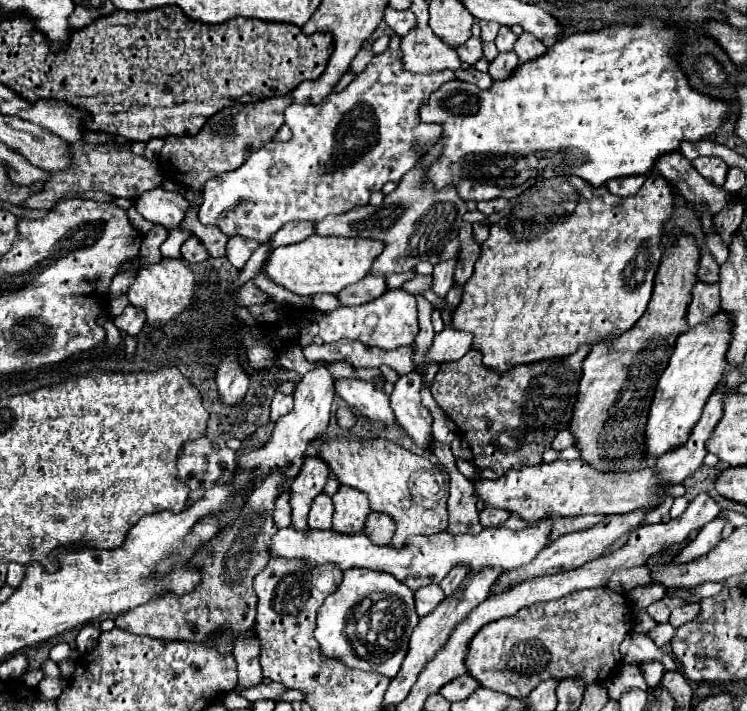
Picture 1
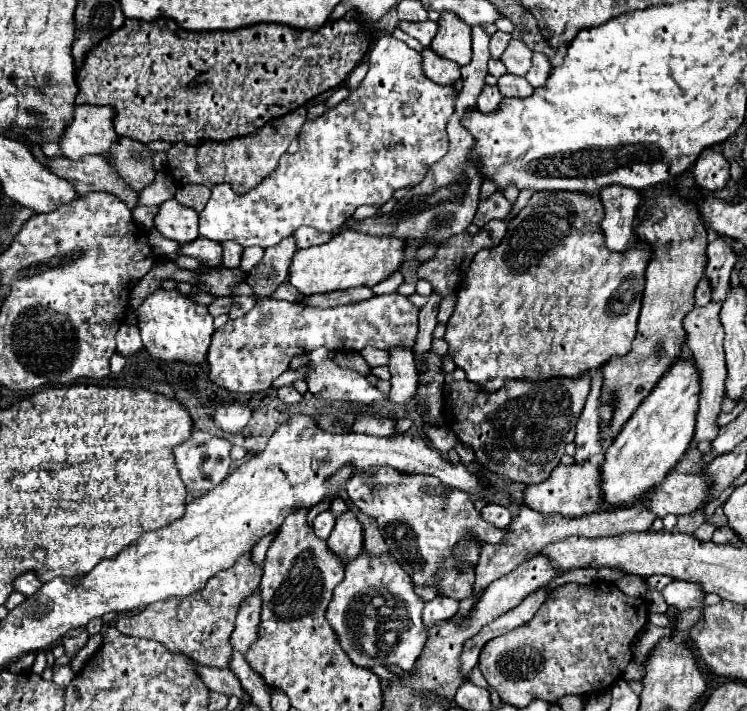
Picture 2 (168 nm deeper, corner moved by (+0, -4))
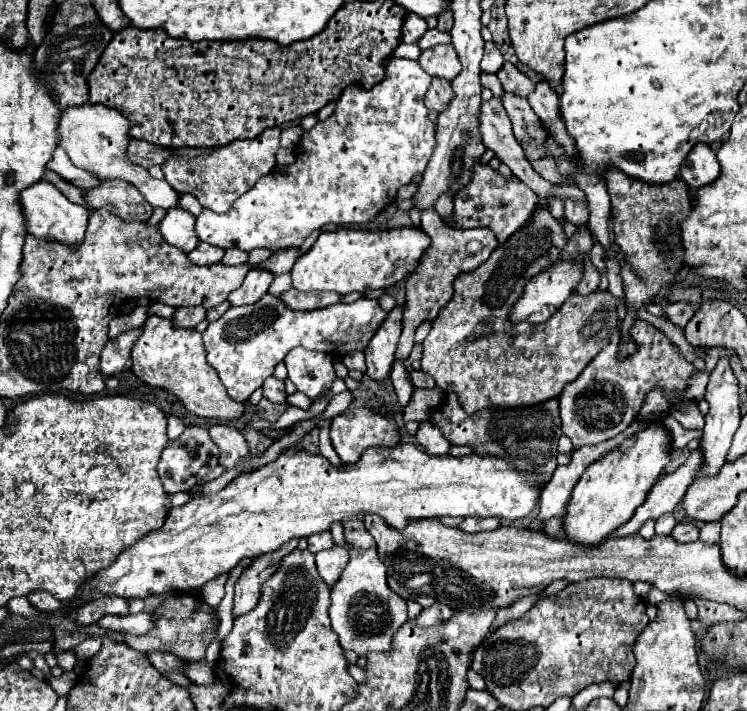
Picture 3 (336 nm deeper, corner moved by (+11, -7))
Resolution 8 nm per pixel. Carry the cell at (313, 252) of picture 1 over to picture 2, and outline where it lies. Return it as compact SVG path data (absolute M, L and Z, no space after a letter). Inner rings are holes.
M345 231L335 235L325 245L297 249L289 267L289 283L299 289L305 297L331 291L345 291L359 285L373 287L399 269L399 265L403 263L403 247L405 243L395 237L371 237L365 233Z

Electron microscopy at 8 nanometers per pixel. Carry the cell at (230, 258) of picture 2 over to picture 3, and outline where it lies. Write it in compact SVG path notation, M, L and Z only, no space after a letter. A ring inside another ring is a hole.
M226 250L224 254L224 260L222 264L228 264L228 266L234 266L234 264L246 264L248 262L248 252L242 252L242 250Z

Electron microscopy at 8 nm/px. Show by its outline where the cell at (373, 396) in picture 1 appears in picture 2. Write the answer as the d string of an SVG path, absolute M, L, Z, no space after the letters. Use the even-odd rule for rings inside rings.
M325 347L309 351L307 359L313 369L305 377L305 381L309 385L309 391L315 397L351 401L351 403L359 403L359 405L383 403L389 399L383 391L373 387L363 375L355 373L353 369L335 365L327 357Z

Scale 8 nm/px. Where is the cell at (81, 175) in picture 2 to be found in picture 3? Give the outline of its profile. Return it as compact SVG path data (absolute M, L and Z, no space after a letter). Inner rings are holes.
M104 180L100 188L92 188L92 192L84 192L84 196L92 208L112 210L128 222L146 222L152 216L152 206L124 180Z

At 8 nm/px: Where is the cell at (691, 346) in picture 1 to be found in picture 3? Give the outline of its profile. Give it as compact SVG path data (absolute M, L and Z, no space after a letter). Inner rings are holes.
M652 424L624 442L622 448L608 452L602 460L590 464L580 476L566 504L564 532L570 542L598 546L620 524L626 524L636 508L646 500L650 488L658 480L664 466L670 462L670 434L662 424Z

